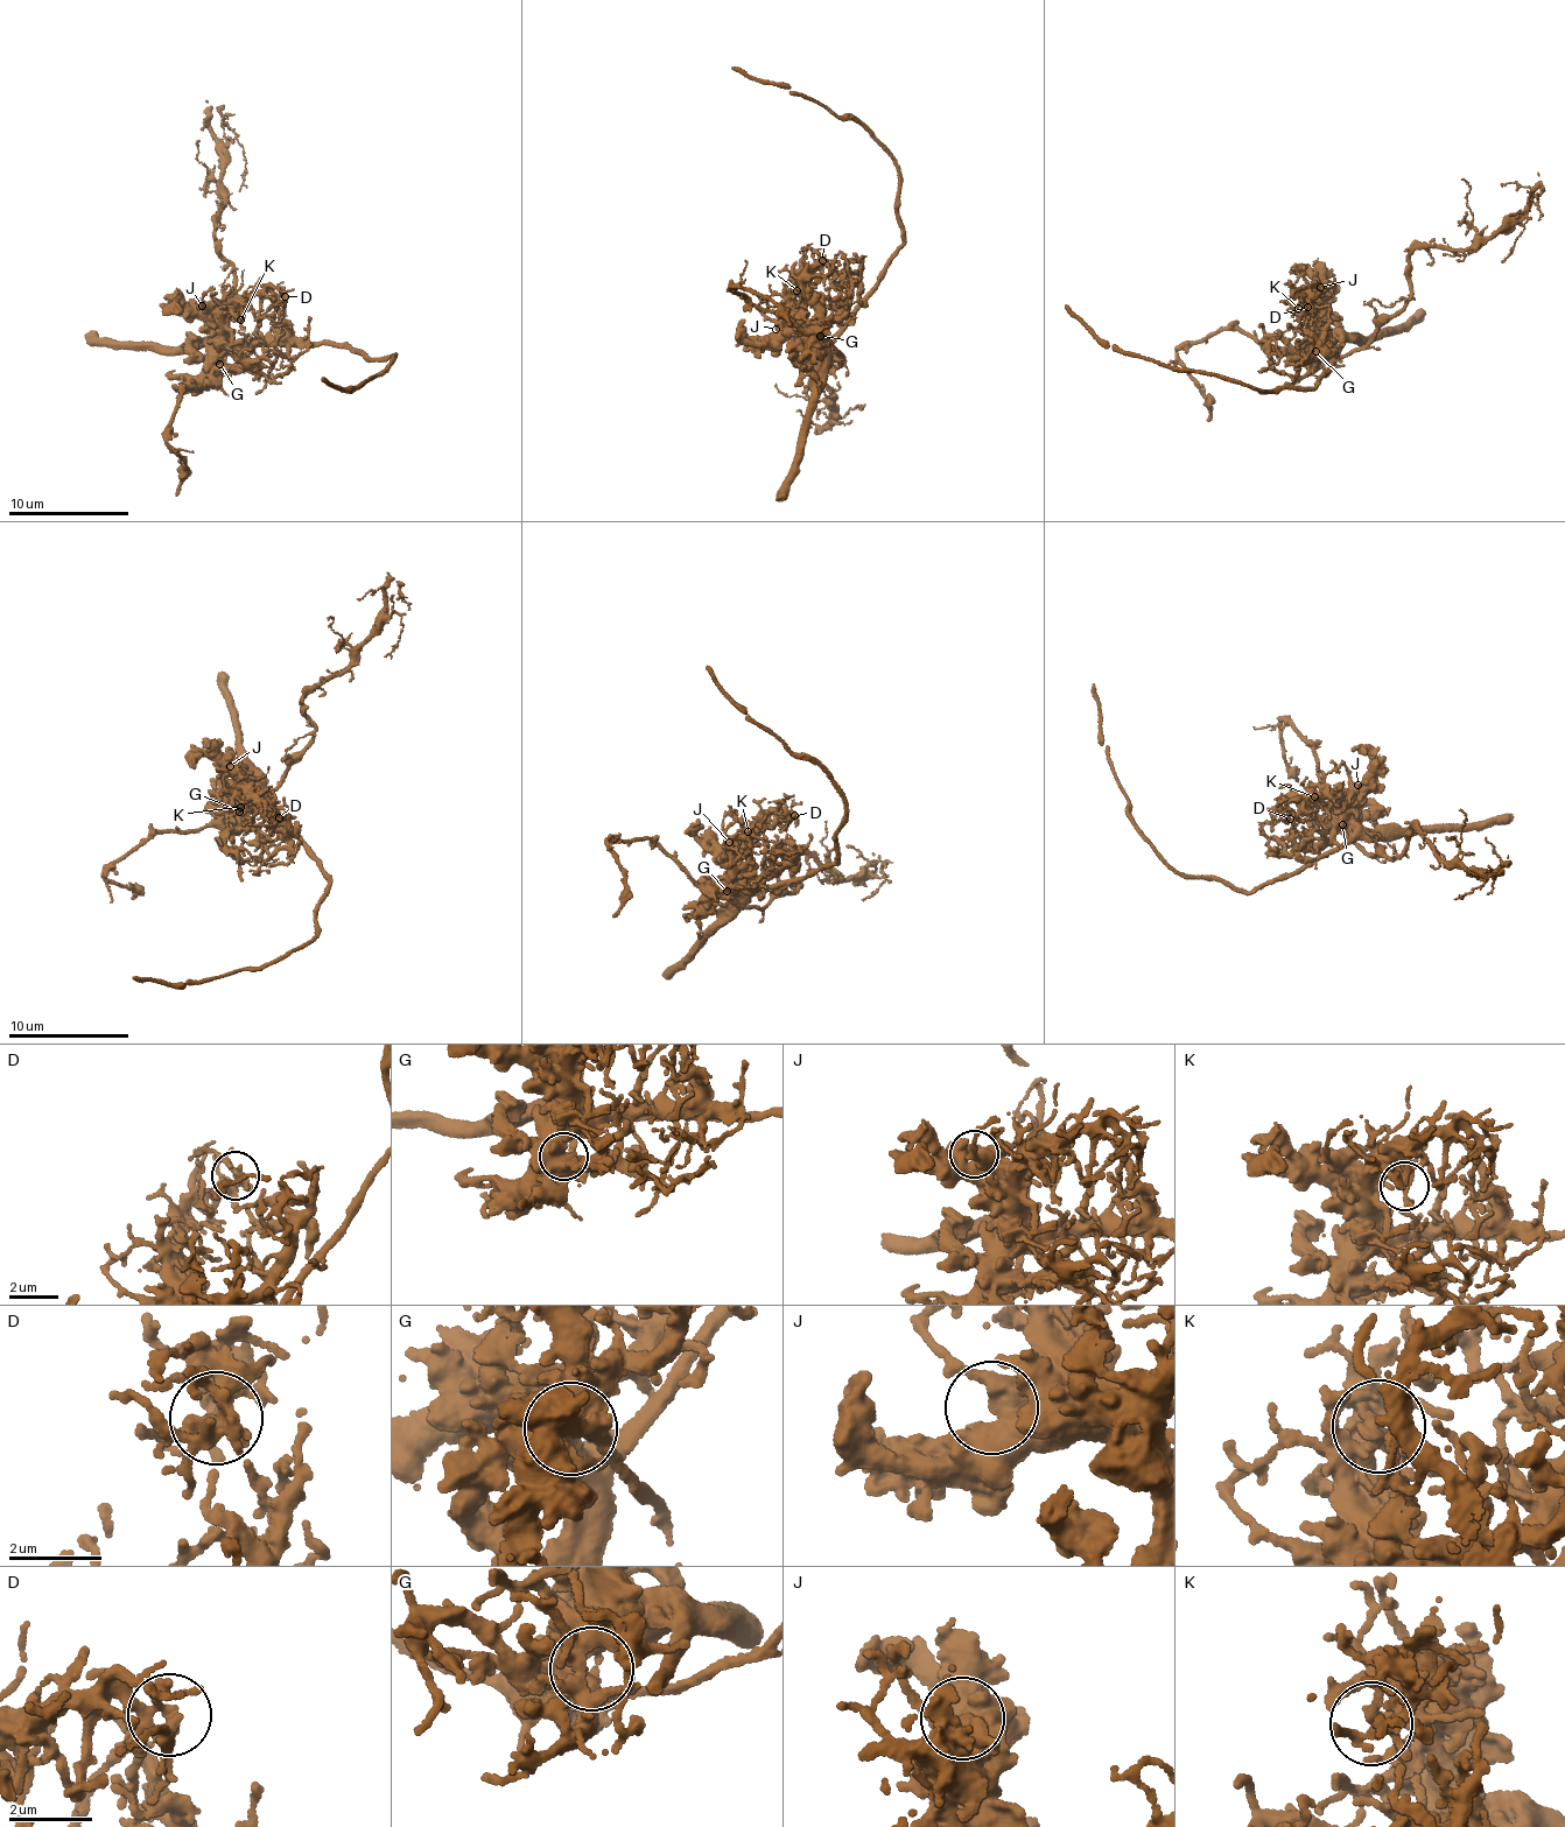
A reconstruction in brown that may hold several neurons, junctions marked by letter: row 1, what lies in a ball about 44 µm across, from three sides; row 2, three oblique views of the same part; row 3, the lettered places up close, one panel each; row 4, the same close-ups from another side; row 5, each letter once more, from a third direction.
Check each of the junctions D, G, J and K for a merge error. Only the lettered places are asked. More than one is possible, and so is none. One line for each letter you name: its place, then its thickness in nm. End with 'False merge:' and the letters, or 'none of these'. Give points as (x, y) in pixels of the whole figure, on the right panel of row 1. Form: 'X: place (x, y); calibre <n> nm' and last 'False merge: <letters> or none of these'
G: place (1316, 351); calibre 550 nm
False merge: G

